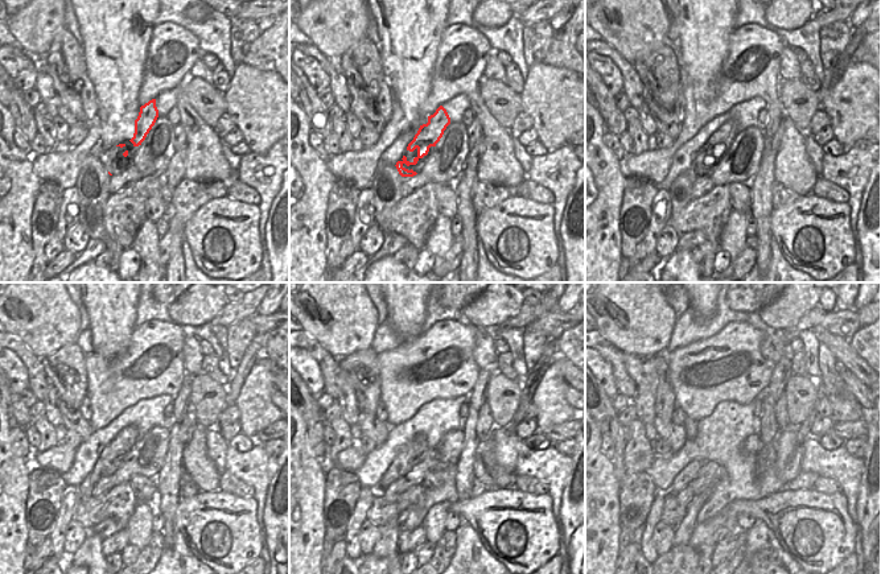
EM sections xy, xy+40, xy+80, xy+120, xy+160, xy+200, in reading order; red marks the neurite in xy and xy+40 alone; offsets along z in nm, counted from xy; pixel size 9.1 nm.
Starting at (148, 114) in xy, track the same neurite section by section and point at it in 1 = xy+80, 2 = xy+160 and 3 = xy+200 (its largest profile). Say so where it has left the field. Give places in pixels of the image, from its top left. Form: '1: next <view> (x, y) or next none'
1: next xy+80 (723, 137)
2: next xy+160 (402, 465)
3: next xy+200 (691, 471)

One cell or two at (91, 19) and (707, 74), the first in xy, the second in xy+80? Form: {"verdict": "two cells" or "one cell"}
{"verdict": "one cell"}

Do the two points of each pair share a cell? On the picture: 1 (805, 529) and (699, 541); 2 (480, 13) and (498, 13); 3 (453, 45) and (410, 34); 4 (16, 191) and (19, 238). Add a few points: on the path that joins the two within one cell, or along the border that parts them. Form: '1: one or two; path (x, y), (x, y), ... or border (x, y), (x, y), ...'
1: one; path (778, 508), (735, 507), (723, 516)
2: one; path (484, 13), (494, 13)
3: two; border (448, 25), (441, 34), (432, 73)
4: one; path (16, 203), (16, 226)

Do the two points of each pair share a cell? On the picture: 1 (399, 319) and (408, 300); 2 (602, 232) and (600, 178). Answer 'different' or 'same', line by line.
1: same
2: same

